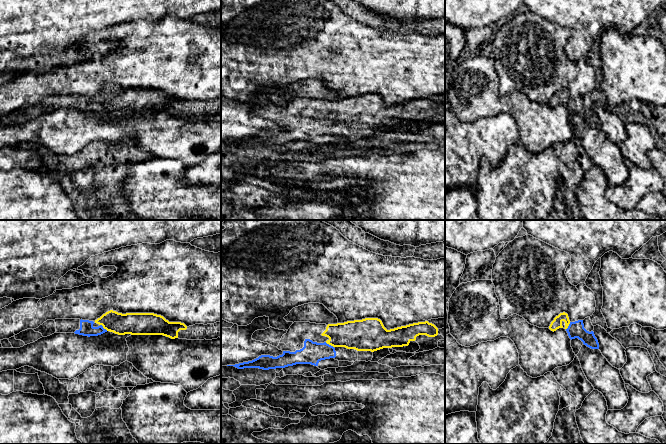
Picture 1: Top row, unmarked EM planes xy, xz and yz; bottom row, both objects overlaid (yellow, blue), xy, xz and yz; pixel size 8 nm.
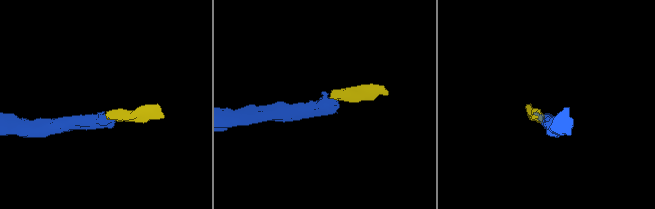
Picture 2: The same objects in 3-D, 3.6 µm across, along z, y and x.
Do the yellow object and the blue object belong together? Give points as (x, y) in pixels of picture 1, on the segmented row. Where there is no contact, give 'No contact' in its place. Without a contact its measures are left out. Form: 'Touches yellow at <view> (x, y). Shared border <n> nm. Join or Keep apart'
Touches yellow at xy (104, 328). Shared border 80 nm. Join

